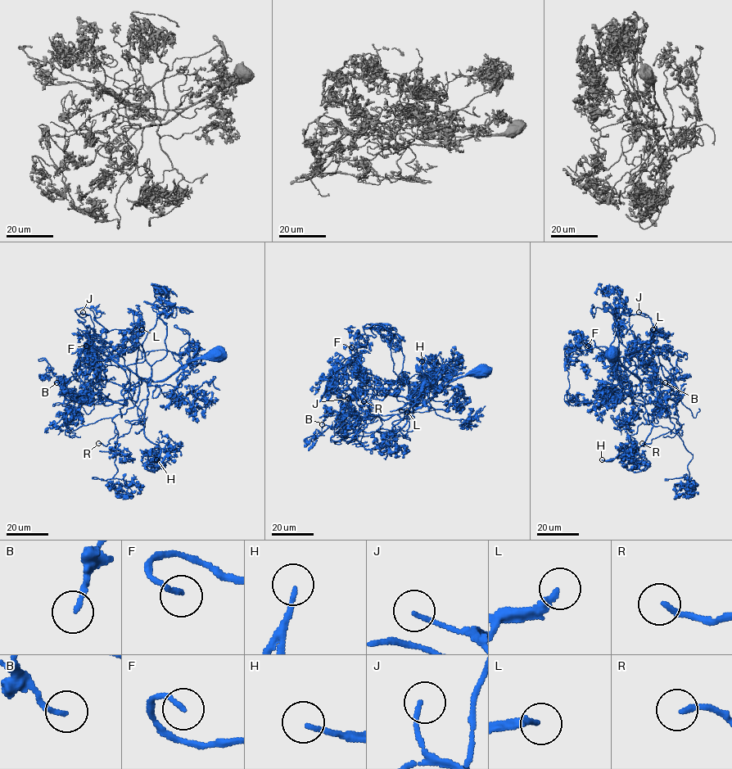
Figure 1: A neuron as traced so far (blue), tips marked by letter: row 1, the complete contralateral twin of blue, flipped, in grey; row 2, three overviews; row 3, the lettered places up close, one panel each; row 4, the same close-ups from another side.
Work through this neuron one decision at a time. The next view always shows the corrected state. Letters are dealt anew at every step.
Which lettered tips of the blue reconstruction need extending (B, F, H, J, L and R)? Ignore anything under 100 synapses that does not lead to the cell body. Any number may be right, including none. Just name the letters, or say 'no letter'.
F, J, R

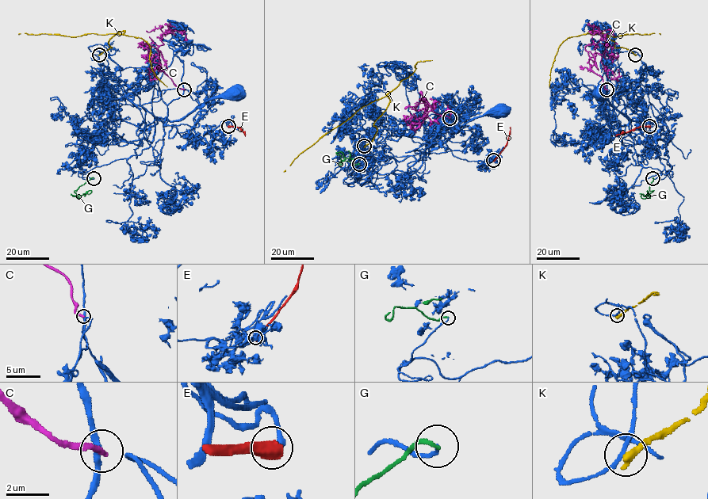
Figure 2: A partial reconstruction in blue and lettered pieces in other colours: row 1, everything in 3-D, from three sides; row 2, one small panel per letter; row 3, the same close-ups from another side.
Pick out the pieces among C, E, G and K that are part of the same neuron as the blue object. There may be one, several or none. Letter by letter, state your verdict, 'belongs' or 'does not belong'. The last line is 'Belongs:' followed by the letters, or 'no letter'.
C: does not belong
E: does not belong
G: belongs
K: does not belong
Belongs: G

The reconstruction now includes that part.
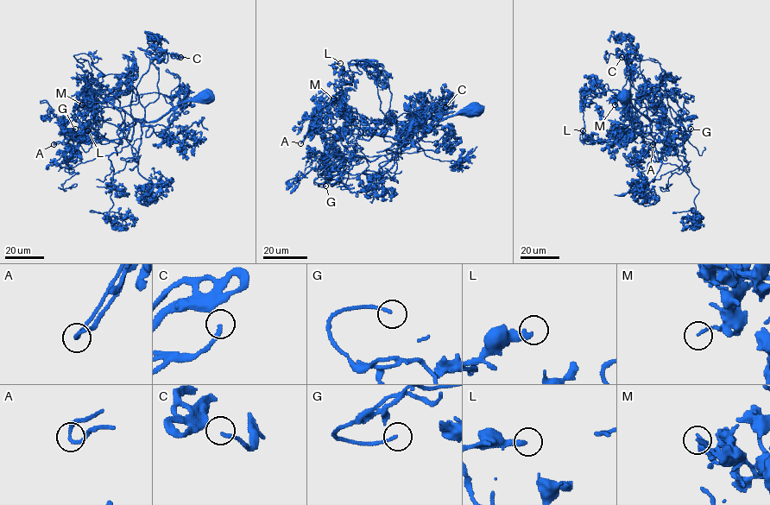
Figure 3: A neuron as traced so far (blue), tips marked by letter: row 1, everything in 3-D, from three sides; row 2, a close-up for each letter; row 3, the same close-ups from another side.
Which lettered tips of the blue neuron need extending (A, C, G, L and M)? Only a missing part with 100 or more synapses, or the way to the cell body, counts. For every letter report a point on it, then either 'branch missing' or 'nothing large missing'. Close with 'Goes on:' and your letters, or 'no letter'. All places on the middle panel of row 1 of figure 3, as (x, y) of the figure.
A: place (300, 143); nothing large missing
C: place (445, 107); nothing large missing
G: place (325, 186); nothing large missing
L: place (340, 63); nothing large missing
M: place (333, 98); nothing large missing
Goes on: no letter

